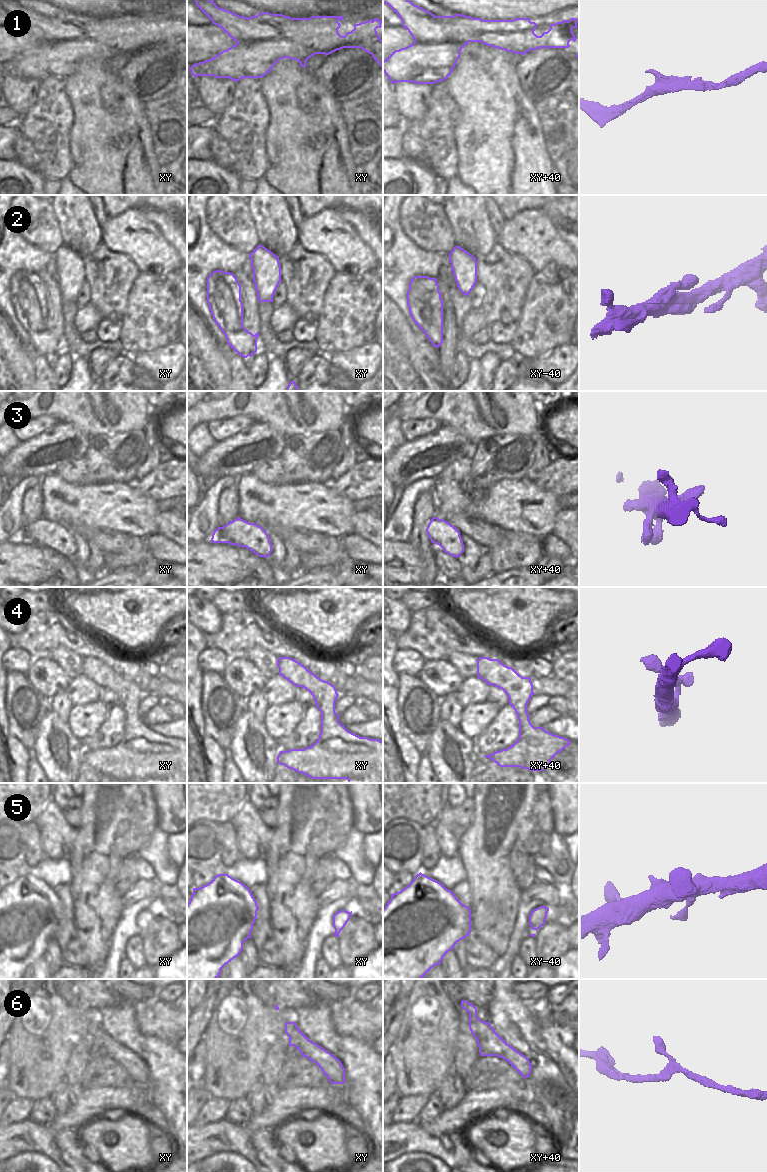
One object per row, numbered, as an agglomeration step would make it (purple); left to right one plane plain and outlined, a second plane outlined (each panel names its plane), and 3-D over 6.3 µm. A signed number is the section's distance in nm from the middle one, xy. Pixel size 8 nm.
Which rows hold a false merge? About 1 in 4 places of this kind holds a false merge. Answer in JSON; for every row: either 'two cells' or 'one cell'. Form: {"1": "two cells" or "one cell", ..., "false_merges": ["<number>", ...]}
{"1": "one cell", "2": "one cell", "3": "one cell", "4": "one cell", "5": "one cell", "6": "one cell", "false_merges": []}

